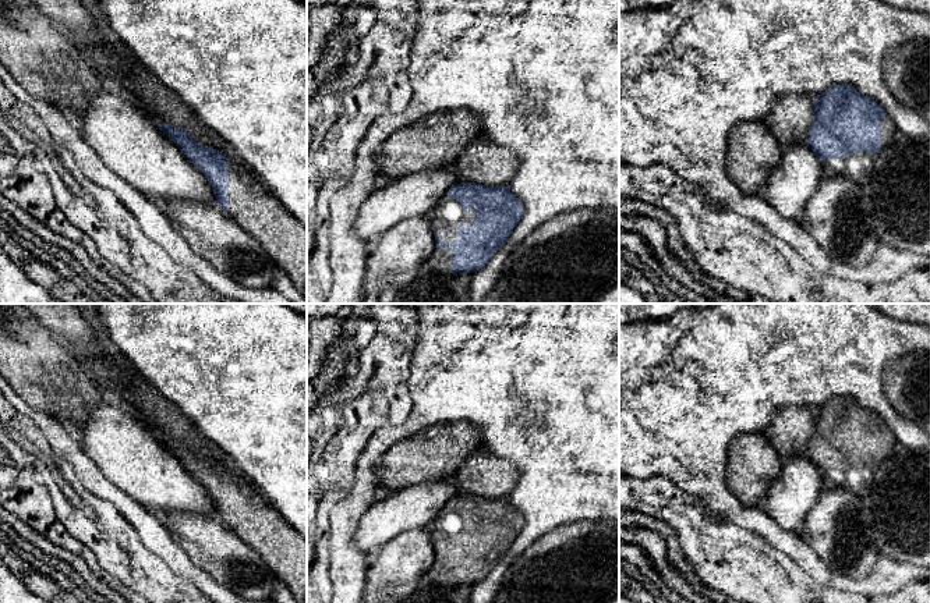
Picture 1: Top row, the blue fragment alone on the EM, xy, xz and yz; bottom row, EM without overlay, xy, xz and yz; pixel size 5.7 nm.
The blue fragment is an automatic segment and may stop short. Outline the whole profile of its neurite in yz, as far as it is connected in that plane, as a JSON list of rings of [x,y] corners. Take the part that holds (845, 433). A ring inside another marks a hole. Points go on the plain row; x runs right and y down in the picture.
[[[835,396],[817,407],[806,455],[821,471],[824,487],[839,486],[862,497],[869,492],[878,464],[892,453],[895,443],[892,432],[874,412],[860,407],[852,397]]]

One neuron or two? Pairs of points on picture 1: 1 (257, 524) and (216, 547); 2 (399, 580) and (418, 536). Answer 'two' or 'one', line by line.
1: two
2: one

